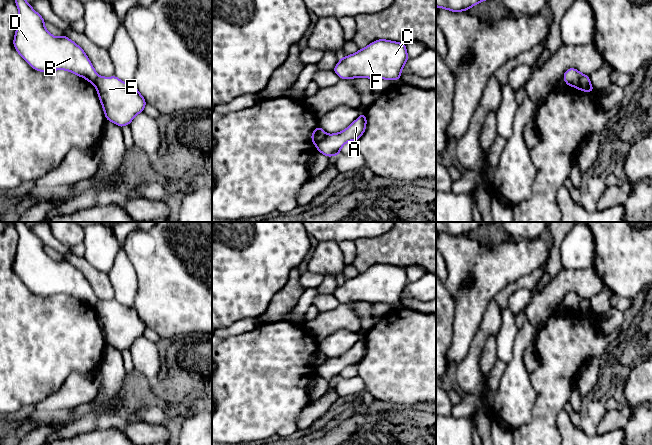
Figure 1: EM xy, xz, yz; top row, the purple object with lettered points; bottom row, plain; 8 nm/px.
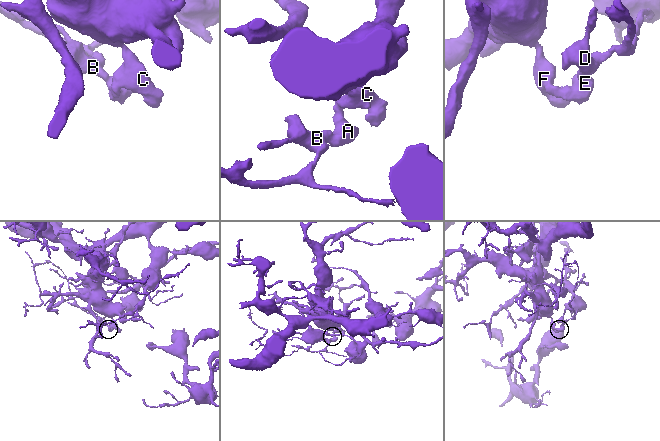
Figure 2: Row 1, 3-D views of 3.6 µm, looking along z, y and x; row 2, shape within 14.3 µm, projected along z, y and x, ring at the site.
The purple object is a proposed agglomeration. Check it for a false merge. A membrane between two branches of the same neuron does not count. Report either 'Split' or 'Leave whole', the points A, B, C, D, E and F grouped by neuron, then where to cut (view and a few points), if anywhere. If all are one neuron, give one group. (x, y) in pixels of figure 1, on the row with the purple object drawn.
Split. Groups: A C E F / B D. Split along xz (326, 133), (316, 146)

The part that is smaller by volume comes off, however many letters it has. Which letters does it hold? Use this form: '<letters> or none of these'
B, D

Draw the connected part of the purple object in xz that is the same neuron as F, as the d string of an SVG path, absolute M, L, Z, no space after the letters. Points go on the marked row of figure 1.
M378 39L356 53L341 57L333 68L340 79L397 80L409 56L404 43Z

